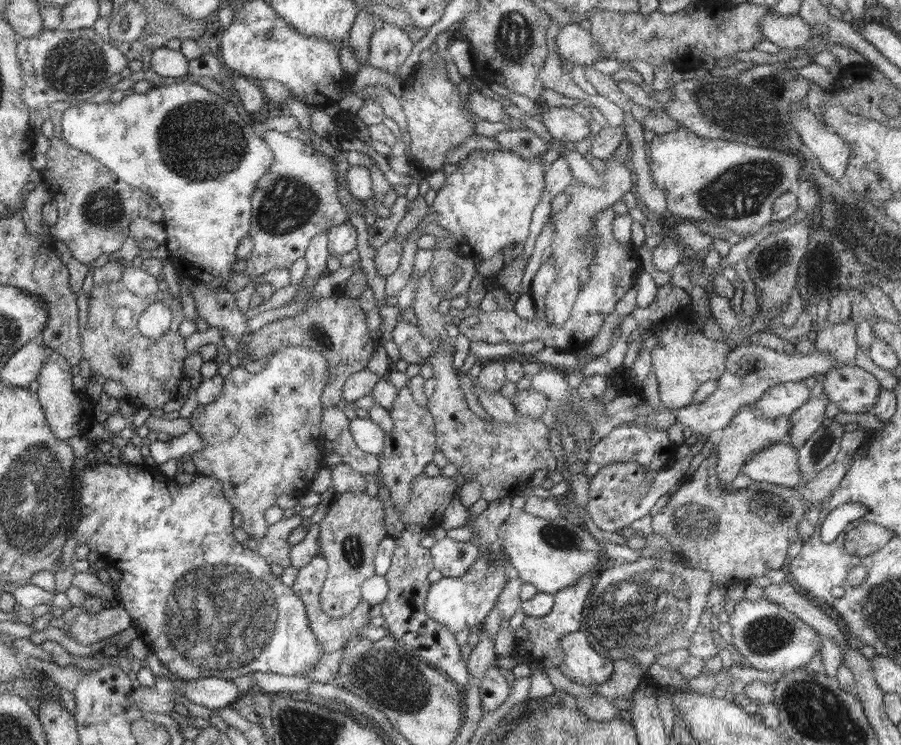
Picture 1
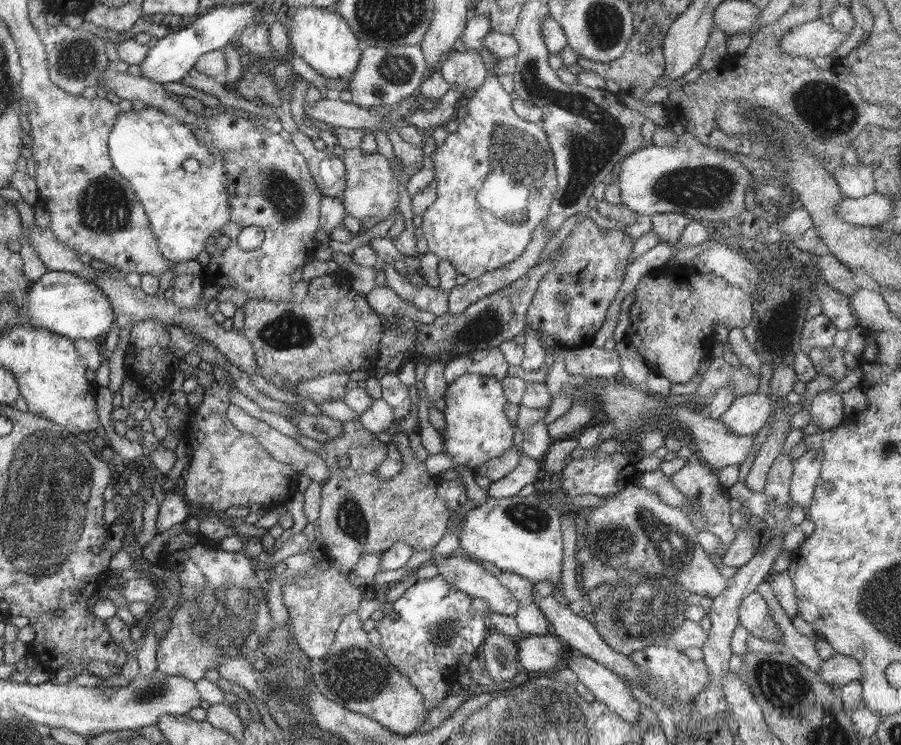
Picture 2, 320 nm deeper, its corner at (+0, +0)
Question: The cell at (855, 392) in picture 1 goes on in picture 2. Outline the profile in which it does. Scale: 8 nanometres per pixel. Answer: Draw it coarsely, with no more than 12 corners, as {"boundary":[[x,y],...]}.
{"boundary":[[833,389],[810,402],[810,423],[824,431],[847,420],[842,396]]}

